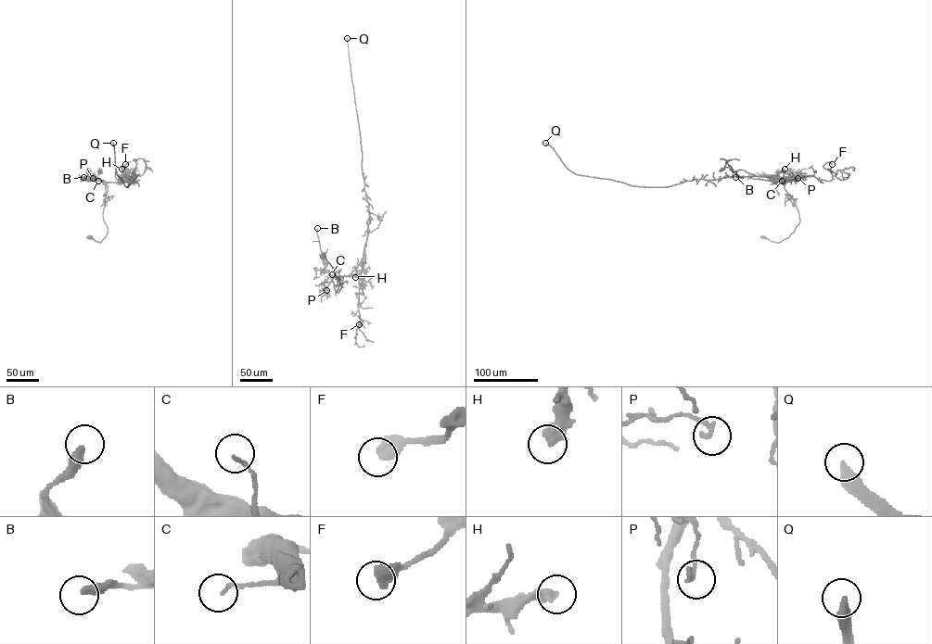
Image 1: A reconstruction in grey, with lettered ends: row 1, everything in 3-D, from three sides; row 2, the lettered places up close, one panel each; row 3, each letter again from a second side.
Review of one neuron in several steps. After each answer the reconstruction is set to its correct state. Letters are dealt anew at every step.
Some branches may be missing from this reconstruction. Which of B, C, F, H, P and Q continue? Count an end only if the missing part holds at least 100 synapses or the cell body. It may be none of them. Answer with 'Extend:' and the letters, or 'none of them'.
Extend: Q

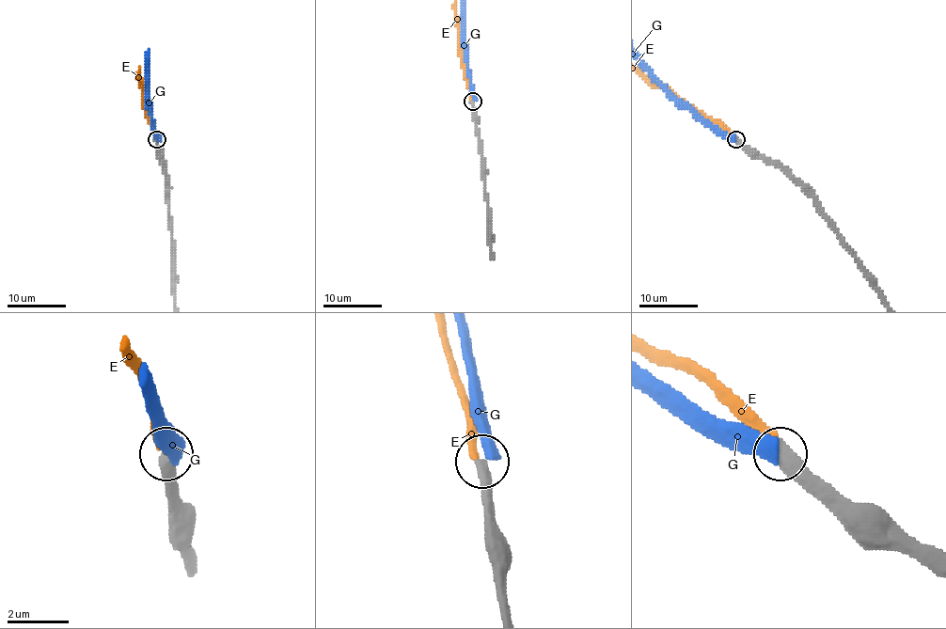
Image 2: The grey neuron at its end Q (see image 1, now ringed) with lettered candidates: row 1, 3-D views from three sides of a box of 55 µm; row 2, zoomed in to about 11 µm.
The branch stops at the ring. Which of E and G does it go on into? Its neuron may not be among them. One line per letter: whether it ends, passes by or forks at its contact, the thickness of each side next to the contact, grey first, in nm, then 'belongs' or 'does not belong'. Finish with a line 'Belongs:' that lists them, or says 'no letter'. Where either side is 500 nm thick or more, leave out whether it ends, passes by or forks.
E: it ends | 400/320 nm | does not belong
G: 440/550 nm | does not belong
Belongs: no letter

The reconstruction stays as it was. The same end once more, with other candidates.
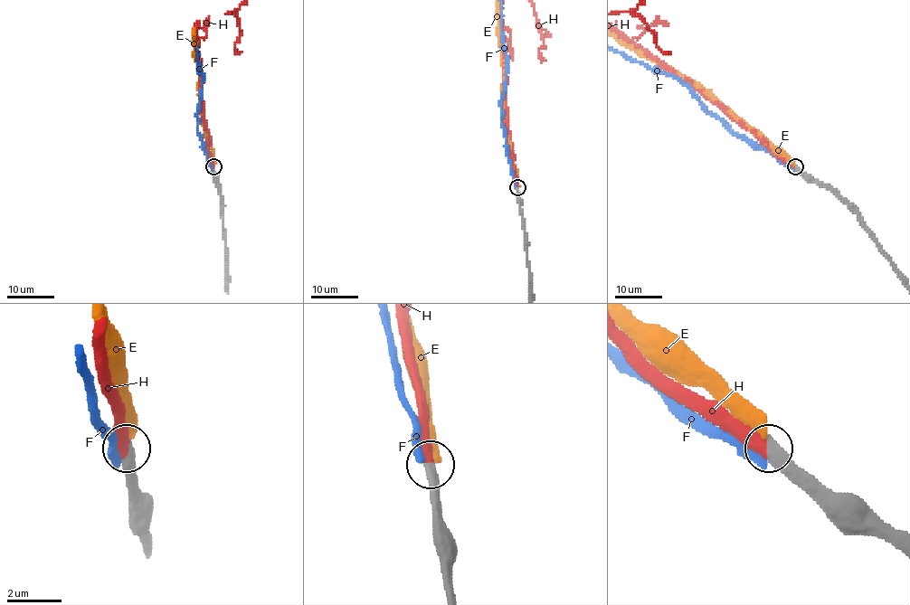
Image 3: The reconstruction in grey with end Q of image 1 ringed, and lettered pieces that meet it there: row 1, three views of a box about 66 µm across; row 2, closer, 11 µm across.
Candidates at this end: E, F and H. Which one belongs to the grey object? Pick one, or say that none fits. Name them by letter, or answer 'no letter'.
H

